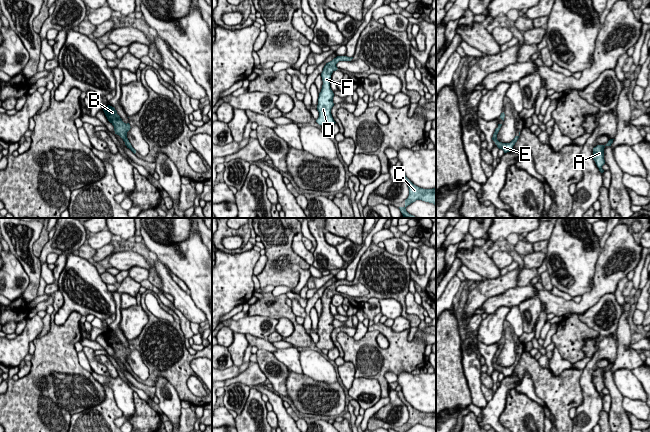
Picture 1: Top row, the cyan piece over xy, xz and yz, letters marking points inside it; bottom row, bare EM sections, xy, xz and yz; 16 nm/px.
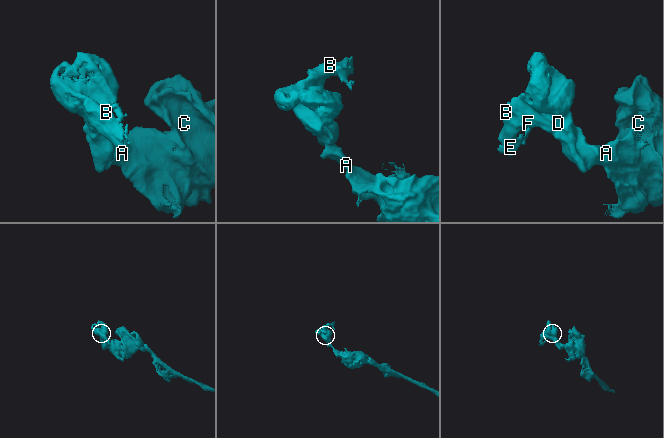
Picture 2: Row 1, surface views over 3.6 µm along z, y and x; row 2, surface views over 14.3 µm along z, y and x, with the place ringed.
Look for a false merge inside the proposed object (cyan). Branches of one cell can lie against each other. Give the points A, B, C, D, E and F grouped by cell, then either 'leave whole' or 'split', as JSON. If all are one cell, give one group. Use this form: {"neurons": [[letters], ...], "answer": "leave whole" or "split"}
{"neurons": [["A", "B", "C", "D", "E", "F"]], "answer": "leave whole"}

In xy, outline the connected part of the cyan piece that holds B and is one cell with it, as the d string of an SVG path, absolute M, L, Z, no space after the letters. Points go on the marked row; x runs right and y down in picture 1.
M108 105L105 109L103 109L108 121L114 126L115 134L119 135L123 141L125 142L125 145L127 148L129 148L134 154L136 153L136 150L132 147L131 143L129 142L127 138L127 132L130 130L130 124L124 123L120 116L117 114L117 111L114 107Z

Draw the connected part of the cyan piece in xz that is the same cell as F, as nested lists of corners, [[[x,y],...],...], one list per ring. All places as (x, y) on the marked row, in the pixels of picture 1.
[[[337,56],[332,61],[326,63],[326,65],[324,66],[323,71],[321,73],[323,85],[321,92],[319,93],[317,105],[319,117],[316,122],[319,125],[327,125],[329,127],[336,123],[331,114],[331,109],[334,106],[334,93],[330,88],[331,75],[334,71],[338,69],[336,64],[339,61],[351,61],[352,59],[353,57],[350,58],[347,56]]]

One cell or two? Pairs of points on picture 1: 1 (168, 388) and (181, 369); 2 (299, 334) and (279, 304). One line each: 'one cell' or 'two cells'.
1: two cells
2: one cell

